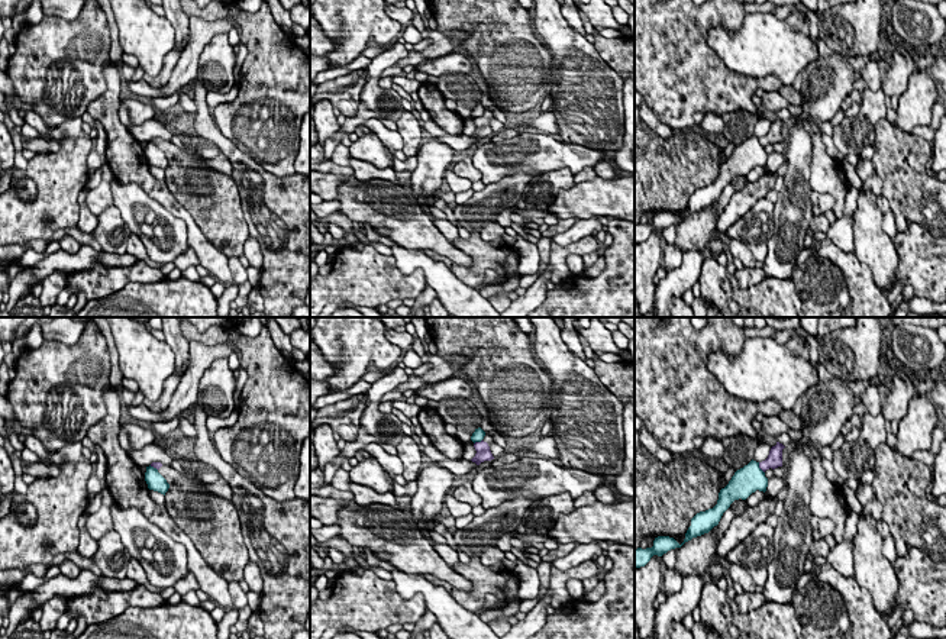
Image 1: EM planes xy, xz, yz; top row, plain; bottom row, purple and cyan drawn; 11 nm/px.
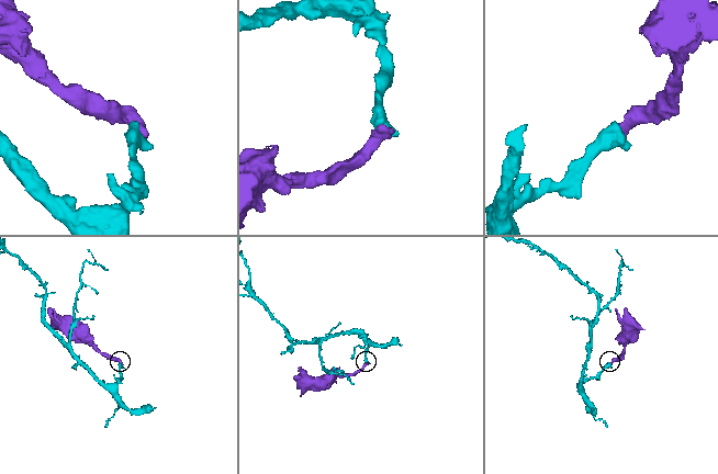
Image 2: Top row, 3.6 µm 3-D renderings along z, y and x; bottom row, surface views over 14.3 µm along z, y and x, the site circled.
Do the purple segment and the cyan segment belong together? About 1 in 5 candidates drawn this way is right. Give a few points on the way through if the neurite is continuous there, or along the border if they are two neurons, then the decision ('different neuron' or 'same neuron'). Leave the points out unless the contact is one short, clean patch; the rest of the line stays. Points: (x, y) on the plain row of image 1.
border yz (758, 138), (764, 148); different neuron

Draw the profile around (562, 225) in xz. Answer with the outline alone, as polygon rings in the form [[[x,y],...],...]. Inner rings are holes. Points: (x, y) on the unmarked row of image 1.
[[[569,217],[569,219],[558,219],[558,223],[553,226],[548,226],[548,229],[545,232],[542,232],[542,236],[545,238],[553,238],[555,235],[559,235],[568,229],[571,229],[575,223],[575,217]]]

